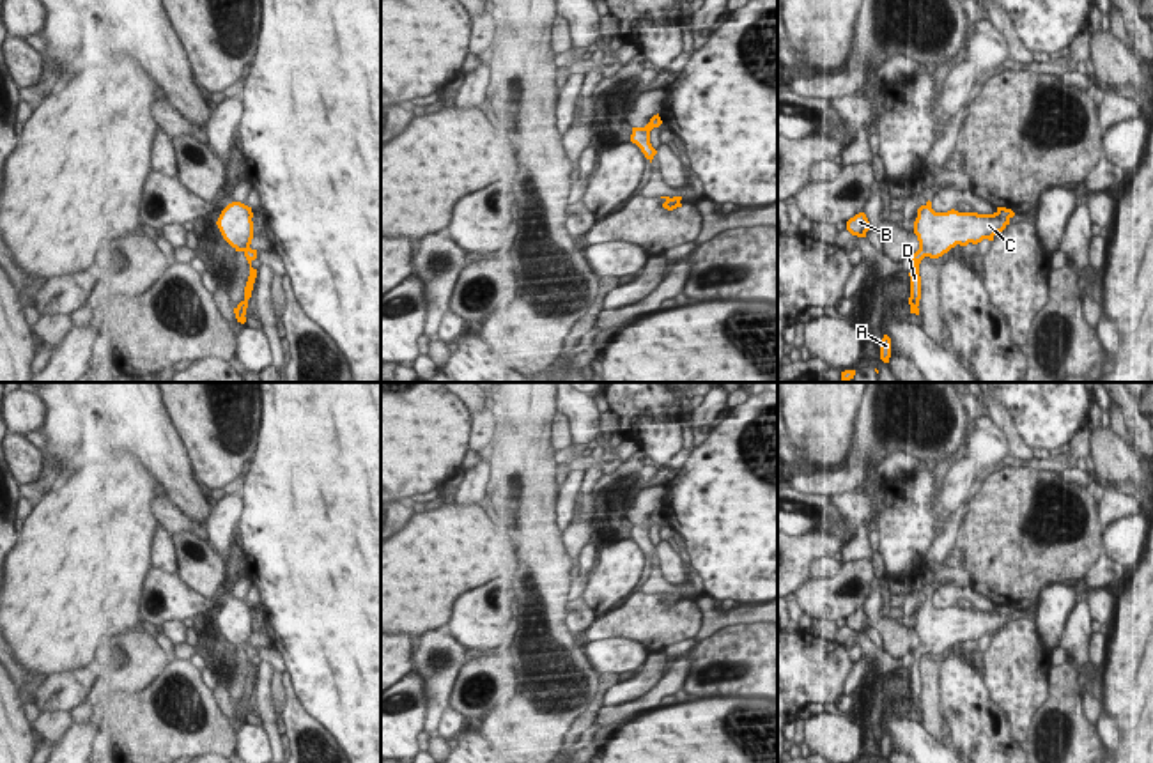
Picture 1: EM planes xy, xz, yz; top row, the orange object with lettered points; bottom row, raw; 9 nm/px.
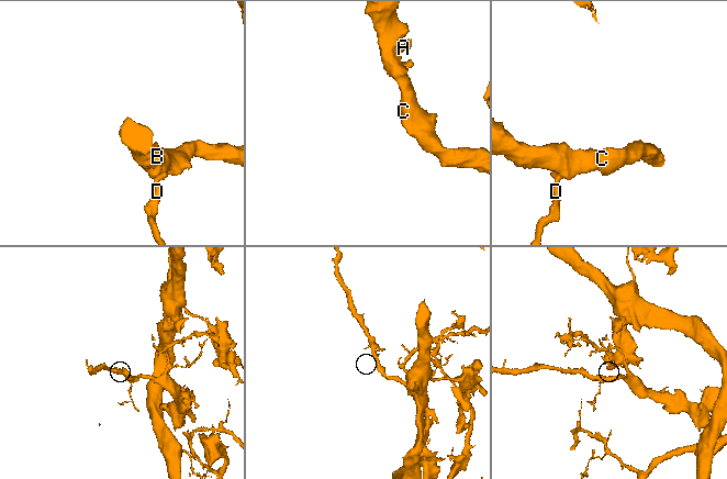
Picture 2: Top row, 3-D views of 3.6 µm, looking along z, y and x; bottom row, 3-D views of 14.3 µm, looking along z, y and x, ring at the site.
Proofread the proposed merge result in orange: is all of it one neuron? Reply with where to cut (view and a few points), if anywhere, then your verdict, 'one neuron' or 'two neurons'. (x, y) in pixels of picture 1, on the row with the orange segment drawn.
cut none; one neuron

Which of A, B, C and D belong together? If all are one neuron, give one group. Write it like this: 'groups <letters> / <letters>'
groups A B C D

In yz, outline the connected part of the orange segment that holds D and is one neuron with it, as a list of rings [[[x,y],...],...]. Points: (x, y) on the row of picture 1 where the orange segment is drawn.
[[[932,202],[917,209],[914,221],[914,234],[919,241],[919,250],[912,253],[914,267],[910,276],[910,313],[919,315],[921,299],[921,276],[919,264],[925,257],[939,258],[956,244],[967,246],[978,244],[983,239],[994,241],[997,232],[1002,232],[1010,220],[1015,216],[1011,209],[997,207],[994,214],[958,212],[955,209],[948,212],[935,212]]]

